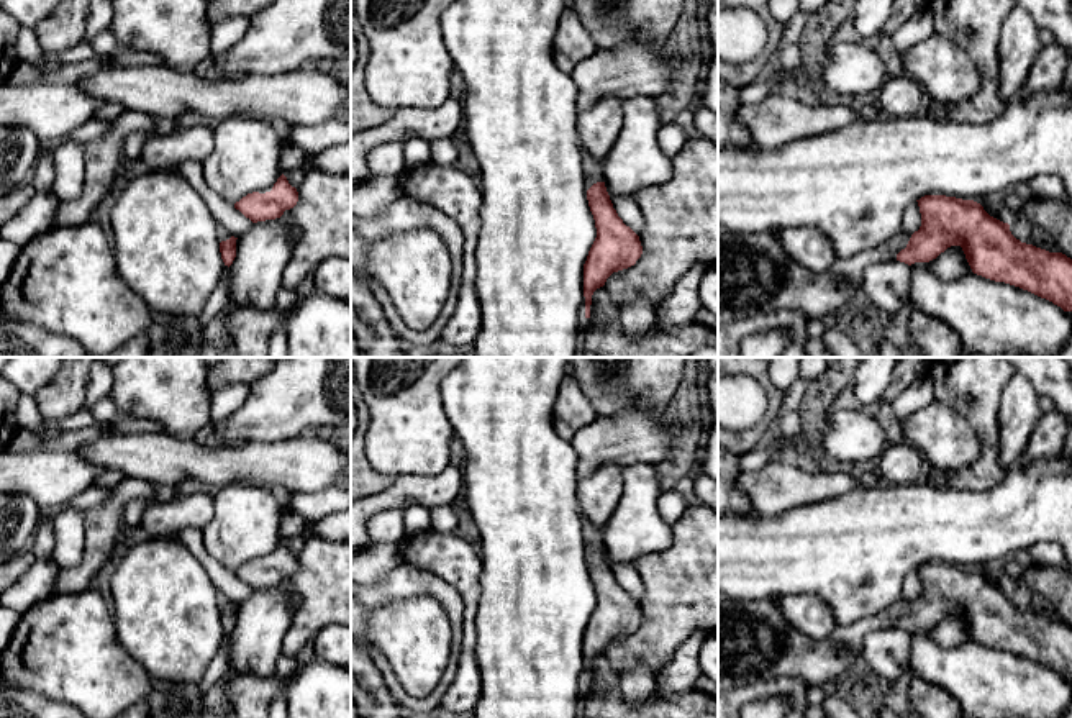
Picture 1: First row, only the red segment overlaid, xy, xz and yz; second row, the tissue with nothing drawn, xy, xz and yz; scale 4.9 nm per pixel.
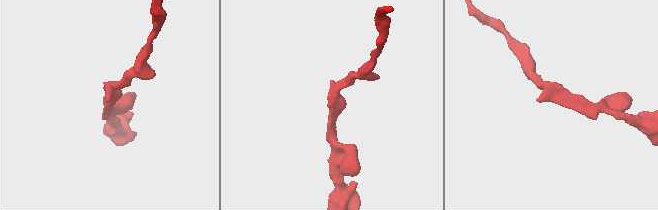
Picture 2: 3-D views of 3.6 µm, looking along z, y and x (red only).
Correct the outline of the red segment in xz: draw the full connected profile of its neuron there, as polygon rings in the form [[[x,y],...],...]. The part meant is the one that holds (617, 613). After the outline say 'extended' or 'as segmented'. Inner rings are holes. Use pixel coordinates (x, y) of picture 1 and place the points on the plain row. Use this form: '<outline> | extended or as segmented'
[[[584,516],[584,543],[597,605],[584,631],[585,685],[590,685],[592,662],[618,638],[636,631],[643,621],[639,603],[618,584],[603,549],[602,529]]] | extended

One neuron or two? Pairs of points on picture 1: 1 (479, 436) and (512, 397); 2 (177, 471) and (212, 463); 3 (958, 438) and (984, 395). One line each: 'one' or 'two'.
1: one
2: one
3: two

